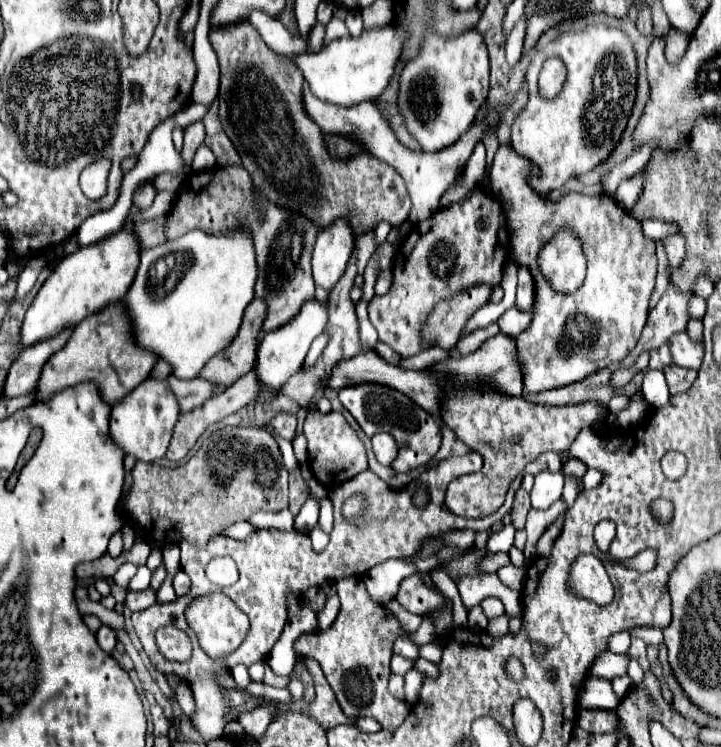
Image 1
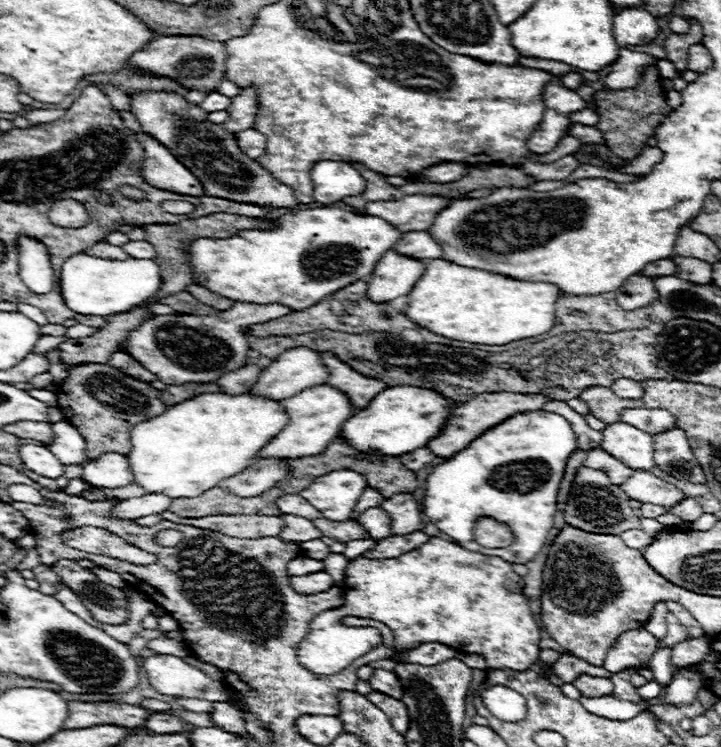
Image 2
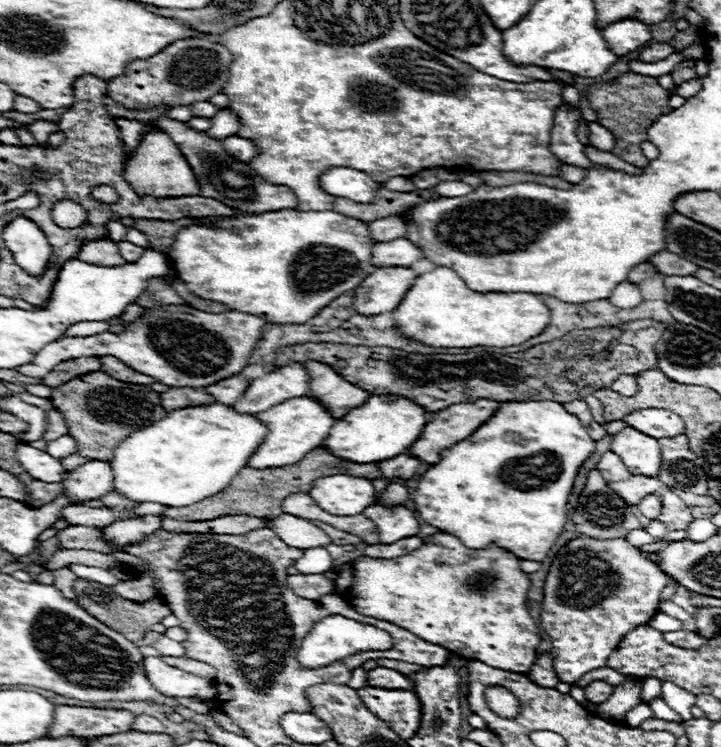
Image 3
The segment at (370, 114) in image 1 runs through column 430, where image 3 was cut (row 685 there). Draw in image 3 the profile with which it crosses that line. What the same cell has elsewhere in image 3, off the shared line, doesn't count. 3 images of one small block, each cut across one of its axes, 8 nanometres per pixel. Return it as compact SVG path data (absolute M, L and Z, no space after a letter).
M148 656L144 660L144 674L150 684L164 696L172 698L216 698L216 682L198 678L194 674L182 672L174 666L164 664L158 656Z

